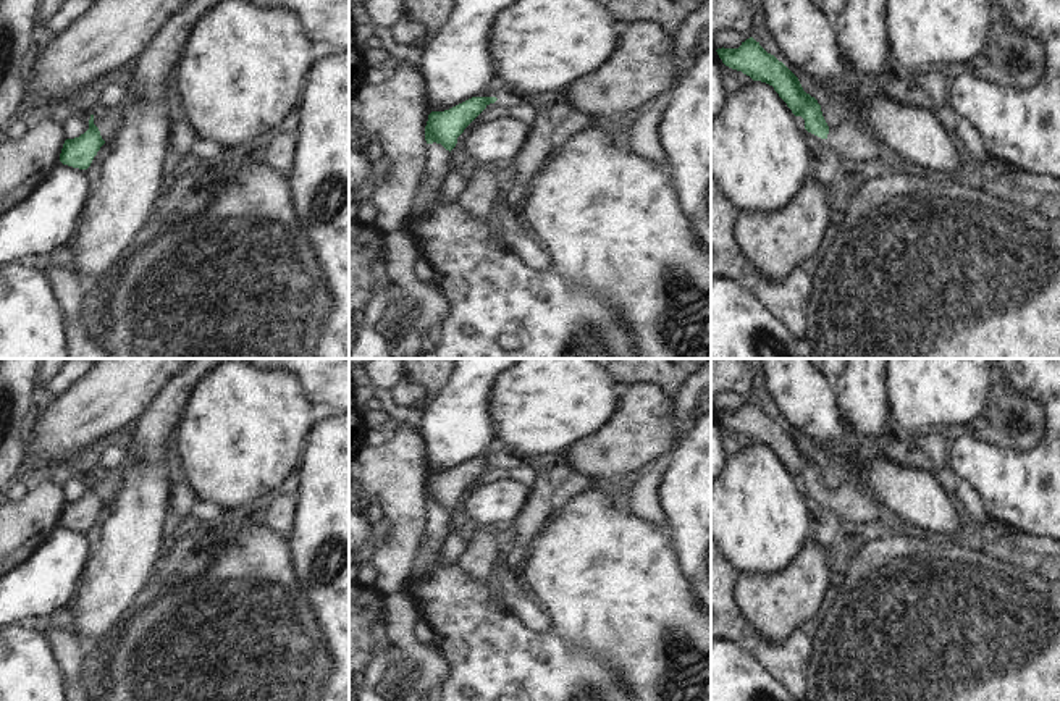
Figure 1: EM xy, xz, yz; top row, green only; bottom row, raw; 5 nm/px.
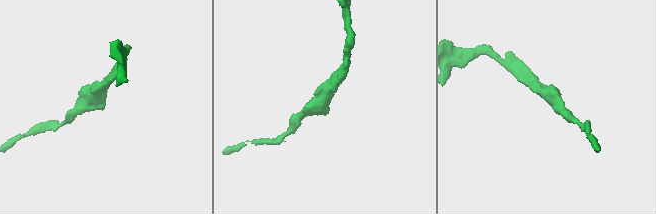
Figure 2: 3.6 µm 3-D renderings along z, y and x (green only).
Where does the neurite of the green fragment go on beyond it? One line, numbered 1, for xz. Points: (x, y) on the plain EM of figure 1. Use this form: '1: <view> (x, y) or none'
1: none

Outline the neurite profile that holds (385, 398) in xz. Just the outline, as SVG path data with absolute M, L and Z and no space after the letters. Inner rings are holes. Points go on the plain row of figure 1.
M375 391L373 396L378 399L381 410L388 413L389 420L406 422L423 434L422 423L425 413L409 412L398 407L393 399L393 391Z

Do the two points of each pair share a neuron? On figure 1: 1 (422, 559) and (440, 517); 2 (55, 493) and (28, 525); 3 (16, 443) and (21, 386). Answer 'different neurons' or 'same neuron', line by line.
1: same neuron
2: same neuron
3: same neuron

